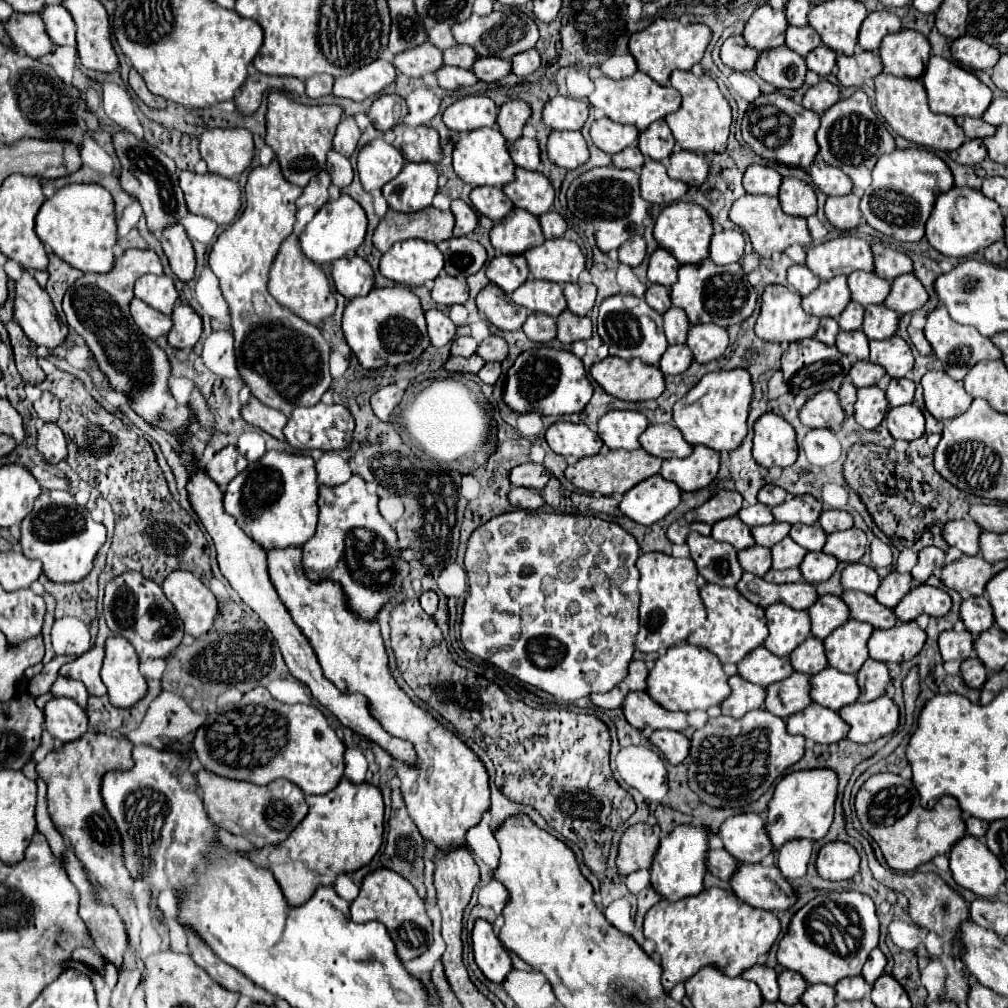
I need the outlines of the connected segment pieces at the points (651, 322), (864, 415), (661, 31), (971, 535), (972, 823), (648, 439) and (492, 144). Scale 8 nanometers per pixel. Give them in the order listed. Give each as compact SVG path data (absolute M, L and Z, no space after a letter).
M610 296L600 304L600 316L598 316L598 334L602 342L610 348L612 356L632 360L640 358L644 364L658 364L660 356L666 352L668 342L664 338L662 330L662 316L652 310L644 298L638 298L634 306L626 306L624 296Z
M868 386L858 390L858 400L854 406L854 418L864 430L874 430L880 426L884 414L888 412L886 394L878 386Z
M656 18L646 30L632 34L628 46L638 64L638 70L648 74L660 86L666 86L672 70L690 70L696 62L702 60L710 38L712 30L706 24L682 24L678 20Z
M968 518L950 520L942 528L942 538L948 542L948 546L956 546L958 550L962 550L968 556L978 554L980 534L982 534L980 526L974 520L968 520Z
M966 818L966 832L968 834L972 834L972 836L976 836L976 838L984 838L984 834L986 834L986 828L988 828L988 822L984 822L984 820L978 820L978 818Z
M654 424L640 436L640 446L658 458L684 458L692 454L692 446L680 436L680 430L672 424Z
M478 128L468 132L454 150L454 170L470 186L504 186L514 178L514 162L508 154L506 138L496 128Z

